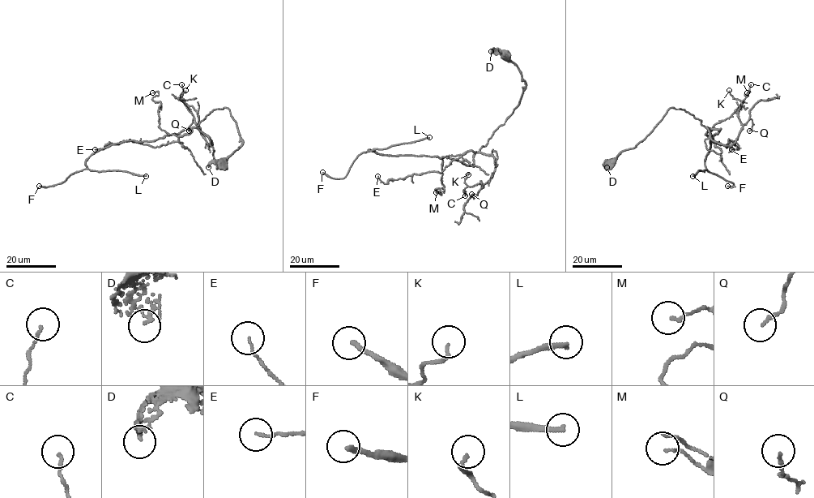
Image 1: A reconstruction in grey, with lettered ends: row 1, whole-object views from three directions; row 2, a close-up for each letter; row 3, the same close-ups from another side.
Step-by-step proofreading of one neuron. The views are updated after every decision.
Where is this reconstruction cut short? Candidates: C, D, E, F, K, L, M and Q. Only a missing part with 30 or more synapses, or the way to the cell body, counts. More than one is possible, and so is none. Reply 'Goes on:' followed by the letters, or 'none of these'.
Goes on: F, L

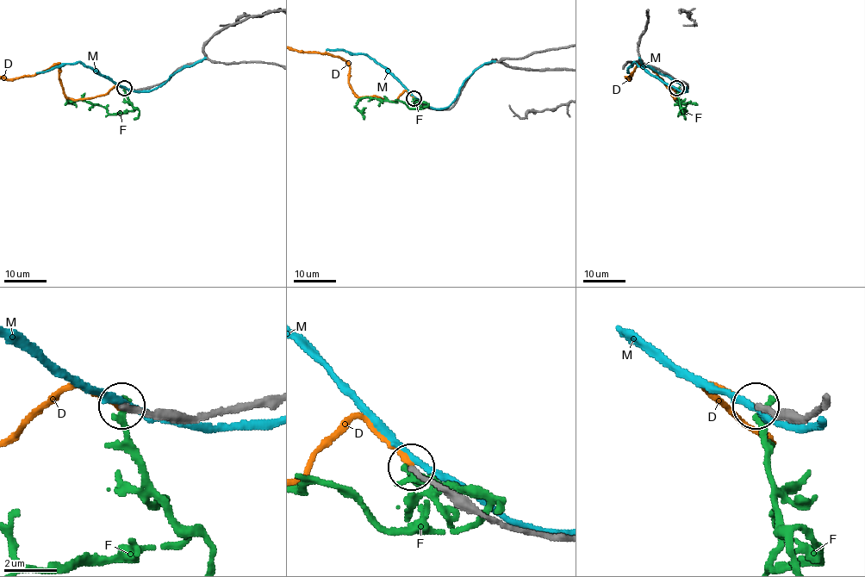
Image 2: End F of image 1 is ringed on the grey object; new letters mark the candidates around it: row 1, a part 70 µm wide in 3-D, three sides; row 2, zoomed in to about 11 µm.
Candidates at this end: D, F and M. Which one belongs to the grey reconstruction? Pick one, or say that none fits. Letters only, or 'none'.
D

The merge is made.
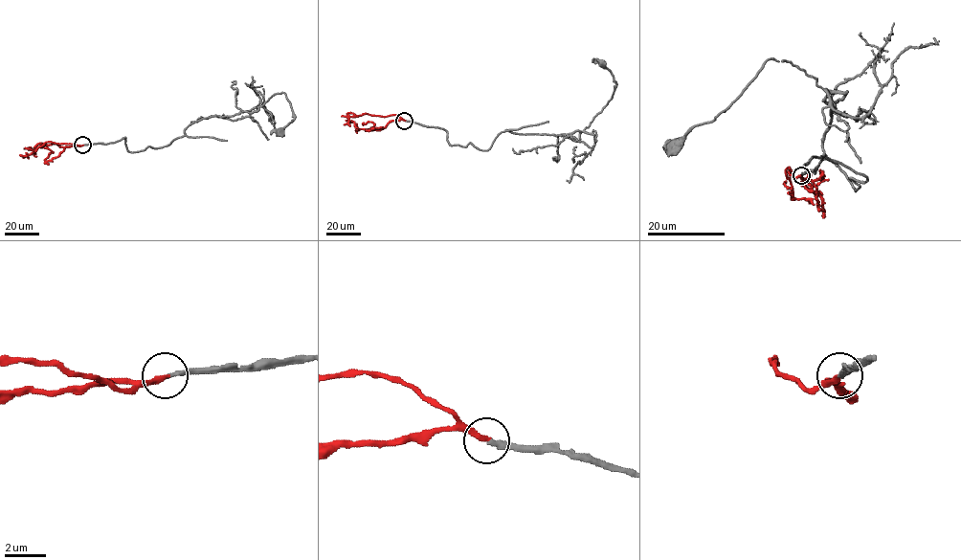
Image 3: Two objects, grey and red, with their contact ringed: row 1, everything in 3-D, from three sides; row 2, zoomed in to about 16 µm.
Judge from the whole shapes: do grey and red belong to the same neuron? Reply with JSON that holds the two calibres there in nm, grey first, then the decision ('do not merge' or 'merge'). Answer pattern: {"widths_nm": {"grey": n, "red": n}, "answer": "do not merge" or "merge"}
{"widths_nm": {"grey": 240, "red": 240}, "answer": "merge"}

